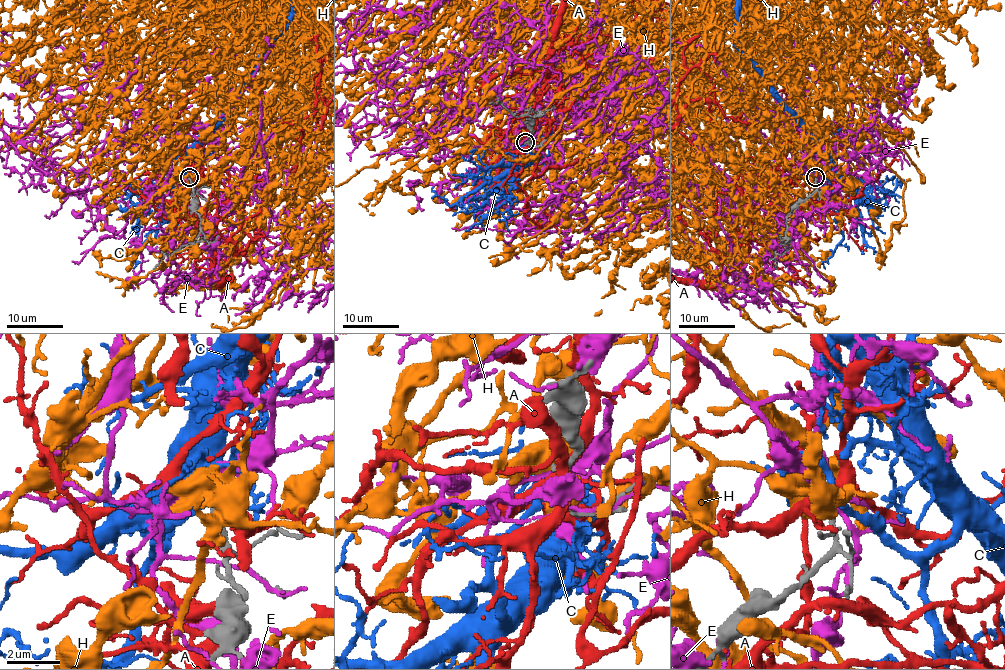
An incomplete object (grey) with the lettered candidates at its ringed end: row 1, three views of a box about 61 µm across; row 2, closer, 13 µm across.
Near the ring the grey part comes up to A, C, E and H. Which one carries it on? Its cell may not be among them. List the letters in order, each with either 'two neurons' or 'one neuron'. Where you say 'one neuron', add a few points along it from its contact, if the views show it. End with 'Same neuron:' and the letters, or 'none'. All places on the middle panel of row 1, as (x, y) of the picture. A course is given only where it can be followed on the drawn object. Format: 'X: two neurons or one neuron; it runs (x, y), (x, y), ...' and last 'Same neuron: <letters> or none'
A: two neurons
C: two neurons
E: two neurons
H: two neurons
Same neuron: none

